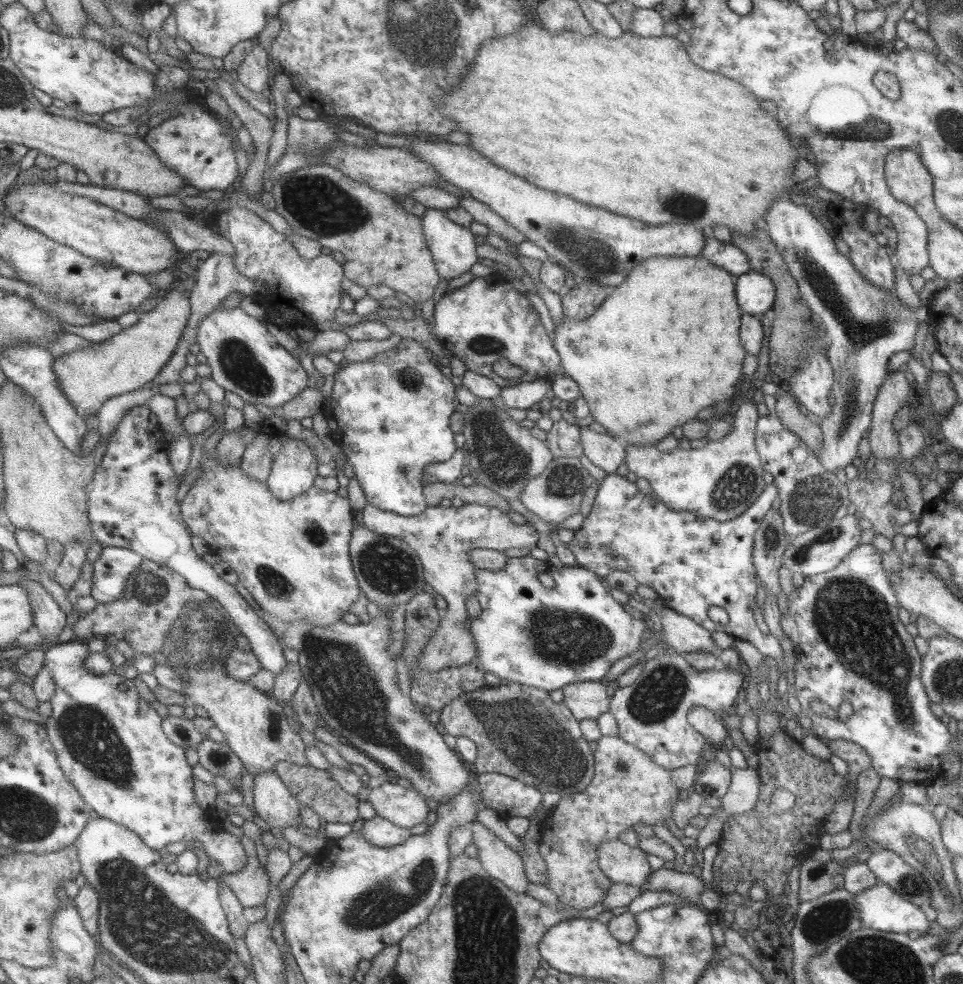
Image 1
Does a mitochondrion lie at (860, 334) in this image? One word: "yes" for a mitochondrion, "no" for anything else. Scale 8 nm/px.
yes

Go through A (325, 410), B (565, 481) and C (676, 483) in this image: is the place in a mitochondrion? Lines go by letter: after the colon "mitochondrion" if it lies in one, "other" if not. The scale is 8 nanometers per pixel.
A: other
B: mitochondrion
C: other

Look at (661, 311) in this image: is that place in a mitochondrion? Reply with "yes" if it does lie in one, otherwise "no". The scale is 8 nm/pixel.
no

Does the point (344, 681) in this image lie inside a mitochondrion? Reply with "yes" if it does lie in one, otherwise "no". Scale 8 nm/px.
yes

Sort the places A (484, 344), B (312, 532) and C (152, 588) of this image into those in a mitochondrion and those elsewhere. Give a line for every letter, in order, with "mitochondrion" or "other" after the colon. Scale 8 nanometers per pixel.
A: mitochondrion
B: mitochondrion
C: mitochondrion

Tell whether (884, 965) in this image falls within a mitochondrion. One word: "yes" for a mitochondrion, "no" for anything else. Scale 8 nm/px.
yes

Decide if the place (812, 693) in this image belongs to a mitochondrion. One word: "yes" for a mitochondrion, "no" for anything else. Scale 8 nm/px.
yes

